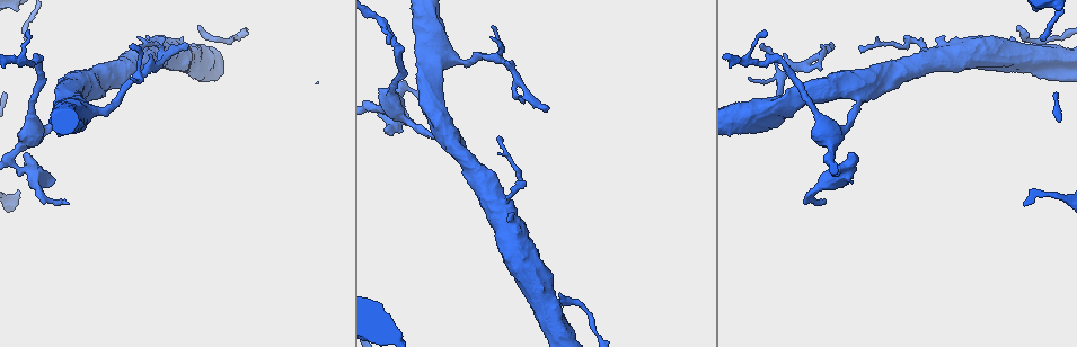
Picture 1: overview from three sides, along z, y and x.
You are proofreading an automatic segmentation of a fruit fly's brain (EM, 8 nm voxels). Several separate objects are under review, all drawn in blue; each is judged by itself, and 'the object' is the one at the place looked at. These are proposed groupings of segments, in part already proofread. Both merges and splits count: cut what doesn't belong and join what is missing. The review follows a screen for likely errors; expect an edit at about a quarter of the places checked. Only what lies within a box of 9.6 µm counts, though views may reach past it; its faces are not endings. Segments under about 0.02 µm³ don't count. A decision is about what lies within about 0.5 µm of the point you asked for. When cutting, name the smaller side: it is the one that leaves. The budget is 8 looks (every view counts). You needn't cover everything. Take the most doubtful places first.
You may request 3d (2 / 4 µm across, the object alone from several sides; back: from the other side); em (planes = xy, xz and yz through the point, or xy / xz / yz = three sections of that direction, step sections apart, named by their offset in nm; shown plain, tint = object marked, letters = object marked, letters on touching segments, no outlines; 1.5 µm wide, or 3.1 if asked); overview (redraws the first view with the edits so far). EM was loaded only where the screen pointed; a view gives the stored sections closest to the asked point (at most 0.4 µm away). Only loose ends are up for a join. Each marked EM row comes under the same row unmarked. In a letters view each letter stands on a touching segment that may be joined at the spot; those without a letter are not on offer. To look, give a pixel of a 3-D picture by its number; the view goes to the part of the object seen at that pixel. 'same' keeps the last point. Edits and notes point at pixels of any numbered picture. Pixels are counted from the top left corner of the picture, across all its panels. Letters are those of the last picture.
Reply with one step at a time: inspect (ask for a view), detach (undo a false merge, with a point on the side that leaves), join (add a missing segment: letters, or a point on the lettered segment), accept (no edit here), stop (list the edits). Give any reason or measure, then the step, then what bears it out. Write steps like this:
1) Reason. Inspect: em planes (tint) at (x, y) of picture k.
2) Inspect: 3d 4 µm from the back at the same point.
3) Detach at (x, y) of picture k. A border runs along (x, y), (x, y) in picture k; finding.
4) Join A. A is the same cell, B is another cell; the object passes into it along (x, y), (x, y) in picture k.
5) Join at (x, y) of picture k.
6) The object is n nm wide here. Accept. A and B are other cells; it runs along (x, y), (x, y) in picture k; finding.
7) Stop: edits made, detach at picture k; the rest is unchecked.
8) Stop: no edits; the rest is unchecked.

An open end. Inspect: 3d 2 µm at (25, 39) of picture 1.

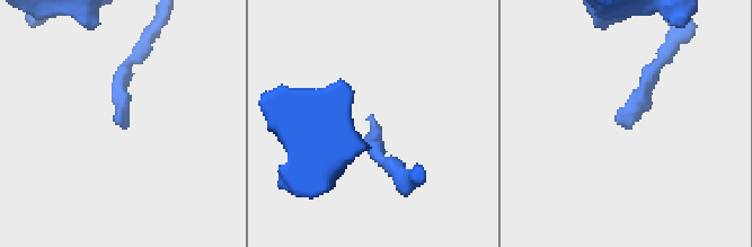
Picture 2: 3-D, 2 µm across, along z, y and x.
Inspect: em planes (letters) at (370, 120) of picture 2.

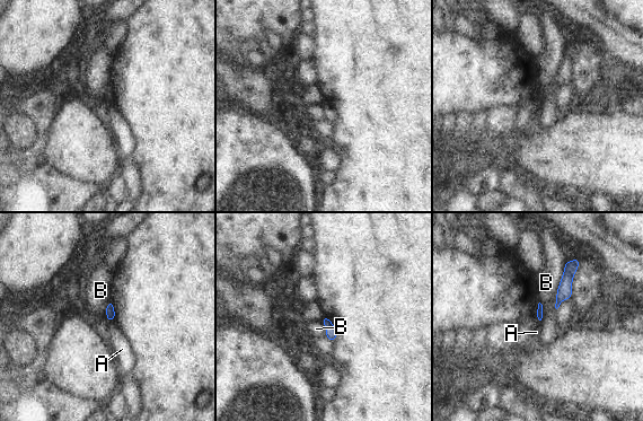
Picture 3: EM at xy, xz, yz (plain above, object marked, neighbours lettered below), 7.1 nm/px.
Accept. A and B are other cells; a border runs along (566, 262), (556, 294), (556, 309) in picture 3; none of them fits.

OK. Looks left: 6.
Tapers out. Inspect: 3d 4 µm at (69, 203) of picture 1.

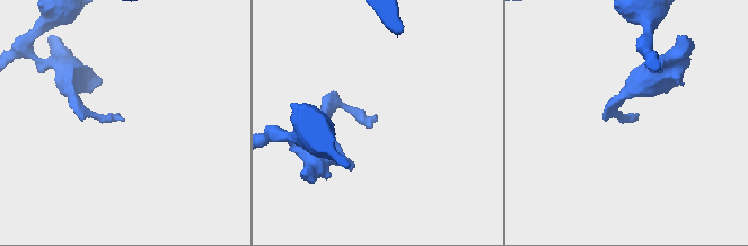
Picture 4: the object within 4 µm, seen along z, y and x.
Inspect: em xz step 4 (tint) at (374, 117) of picture 4.

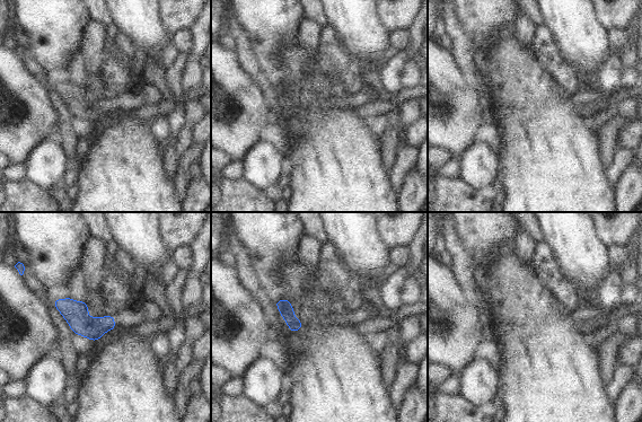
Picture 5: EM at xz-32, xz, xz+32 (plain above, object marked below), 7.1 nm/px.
Inspect: em planes (letters) at the same point.

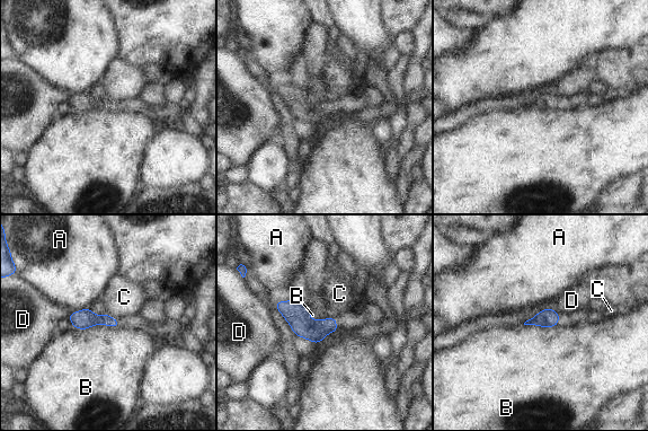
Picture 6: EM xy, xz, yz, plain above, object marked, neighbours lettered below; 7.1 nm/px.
Accept. A, B, C and D are other cells; a border runs along (524, 324), (557, 325) in picture 6; no lettered segment goes on from it.

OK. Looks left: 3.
Branch point. Inspect: 3d 4 µm at (860, 92) of picture 1.

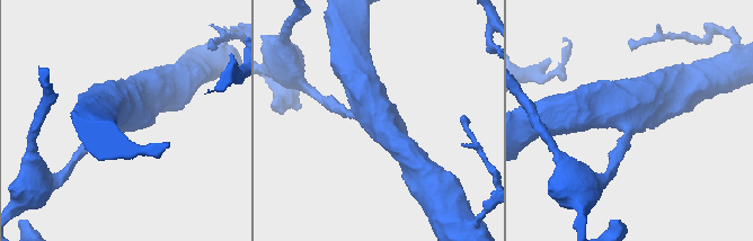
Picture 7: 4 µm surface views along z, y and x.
3 arms meet here; the arms are 170, 460, 600 nm wide. Inspect: em planes (letters) at (626, 121) of picture 7.

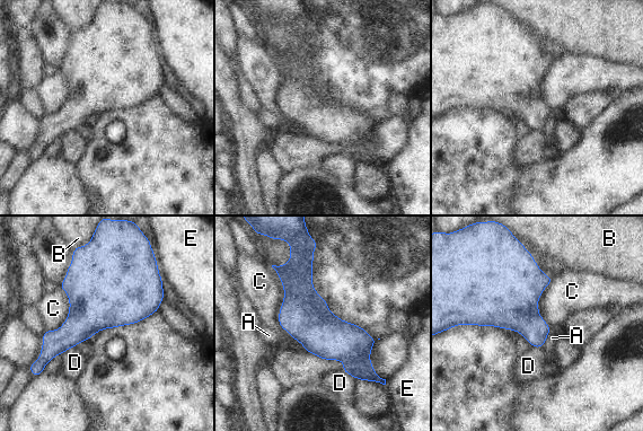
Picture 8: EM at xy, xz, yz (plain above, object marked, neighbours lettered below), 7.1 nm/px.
The longest contact is with C, 650 nm. Accept. A, B, C, D and E are other cells; continuous, no second cell.

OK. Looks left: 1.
Stop: no edits; the rest is unchecked.

